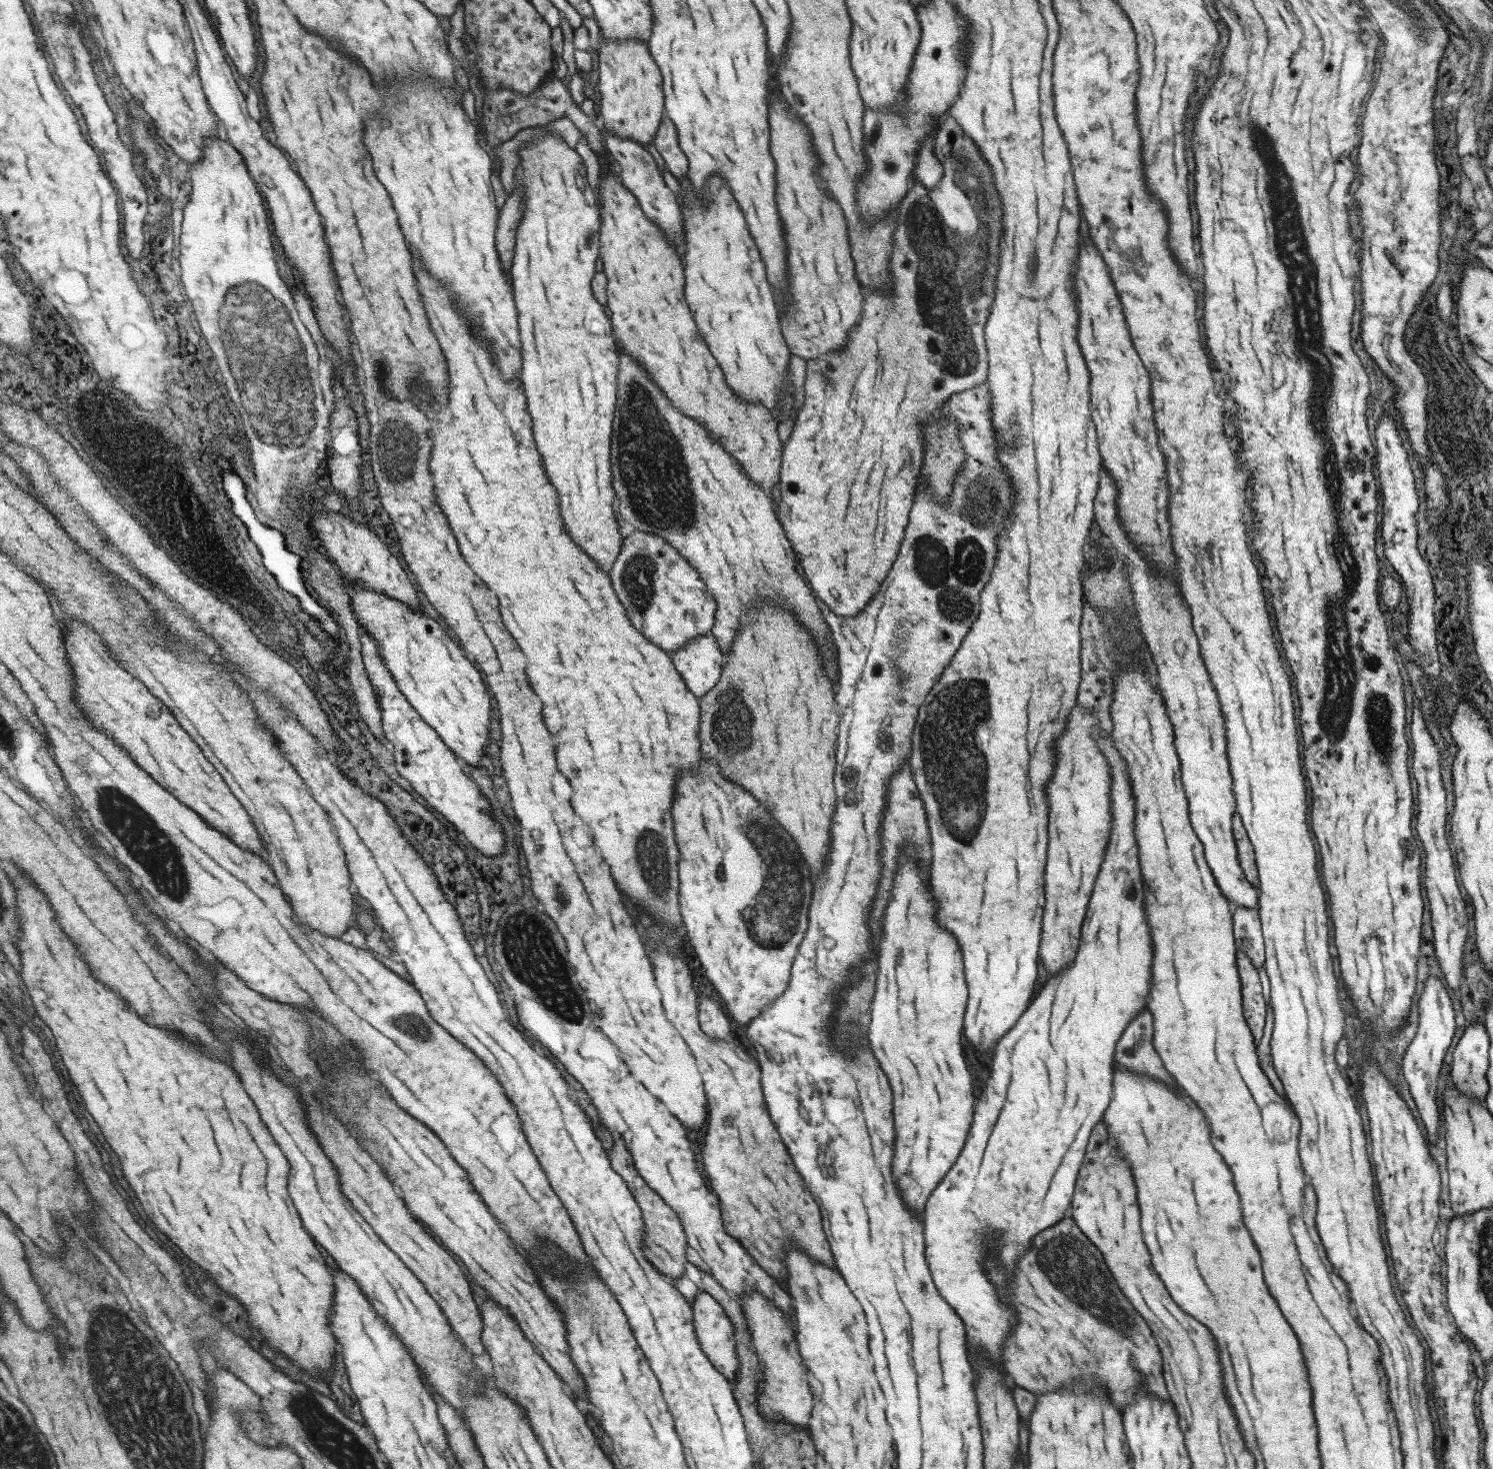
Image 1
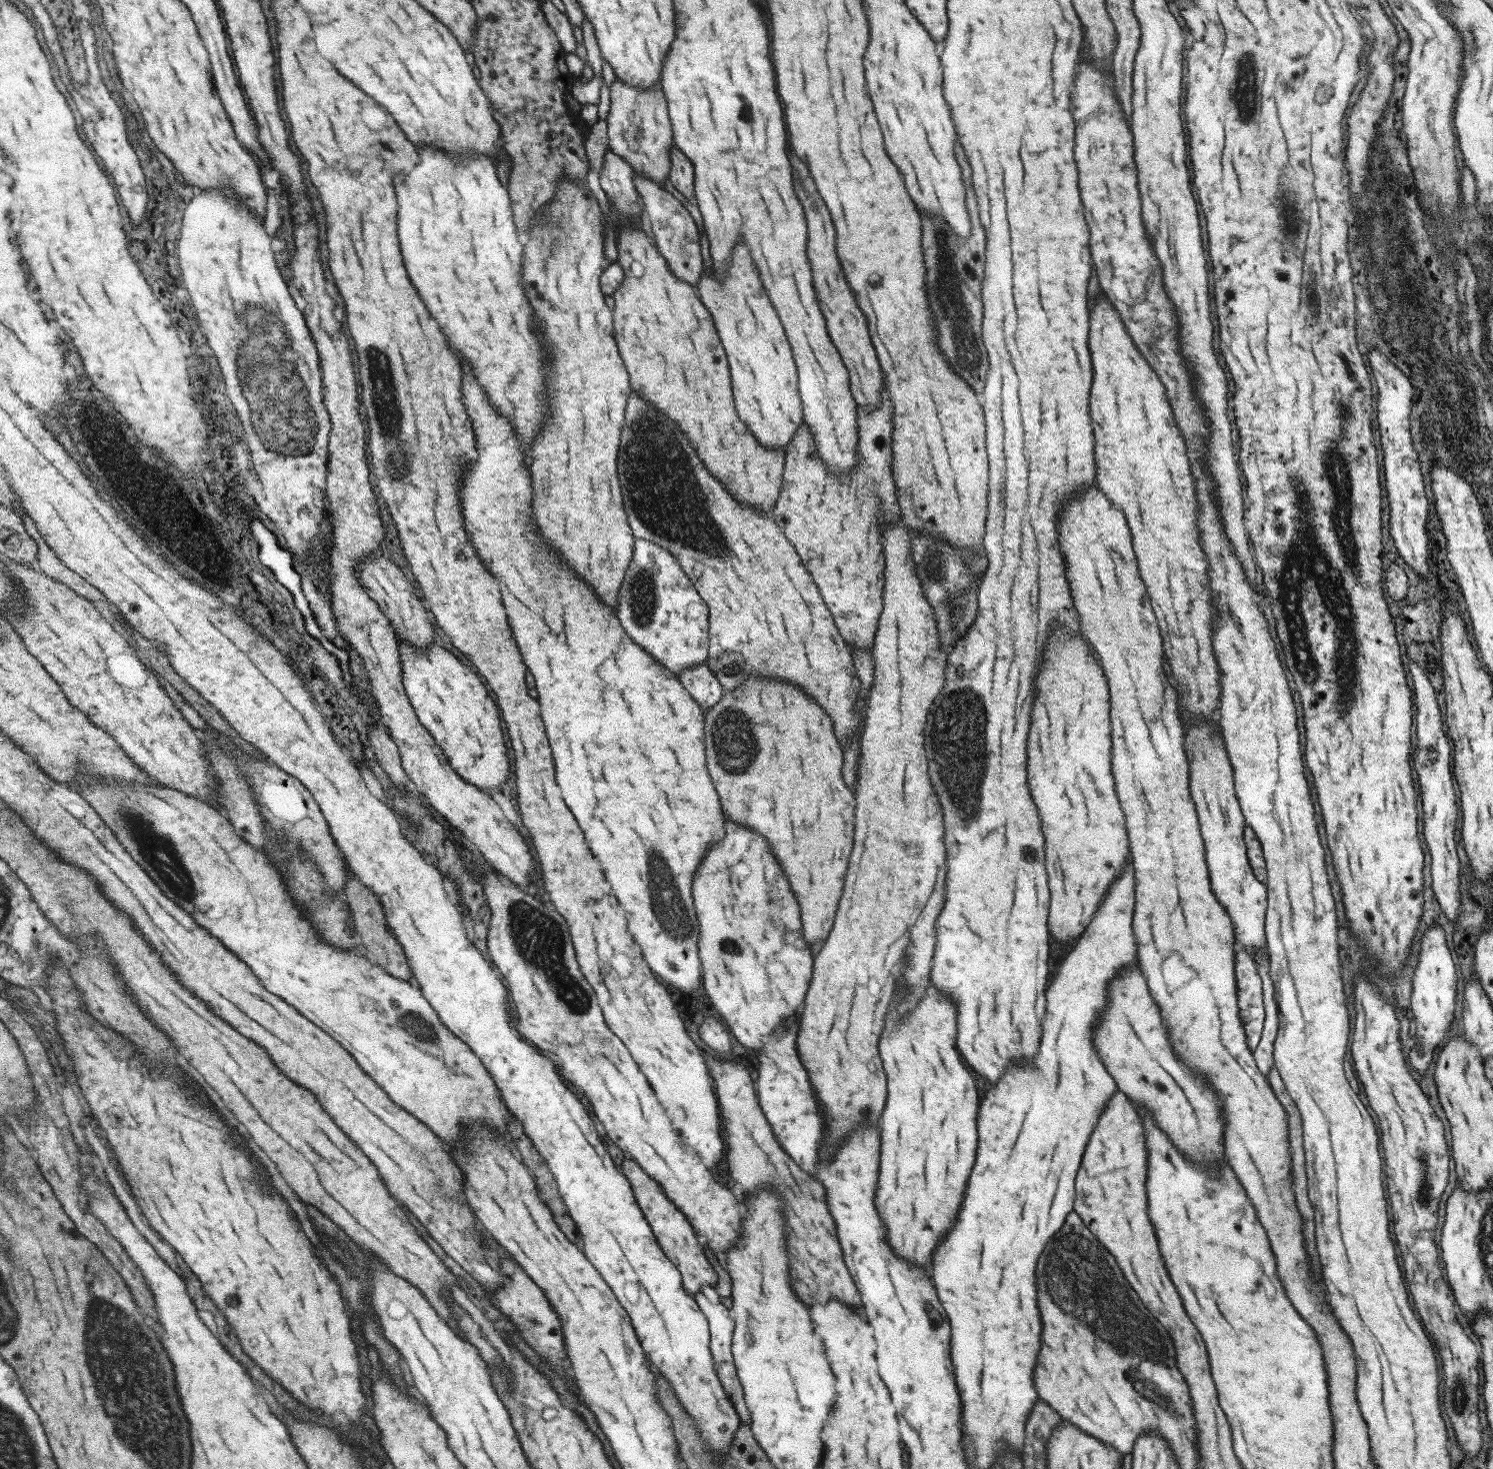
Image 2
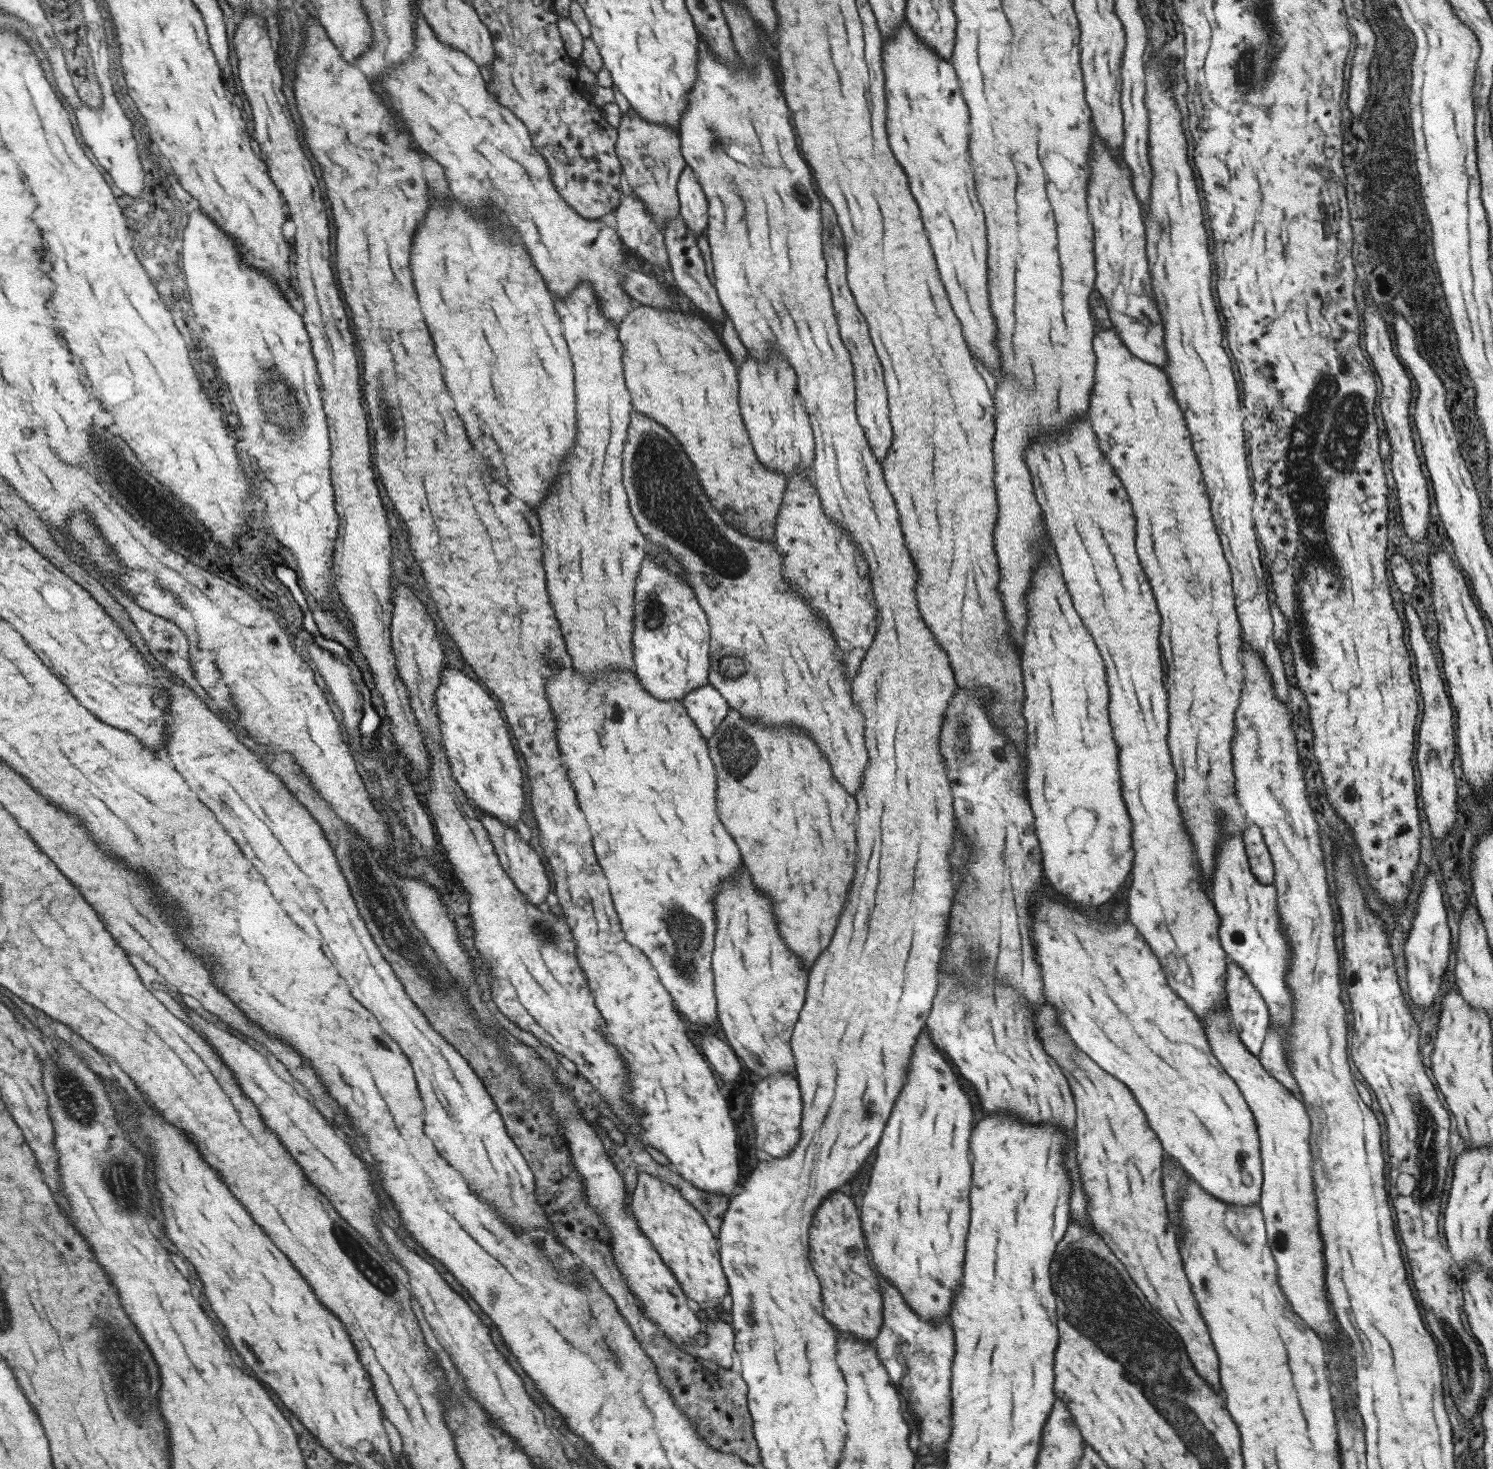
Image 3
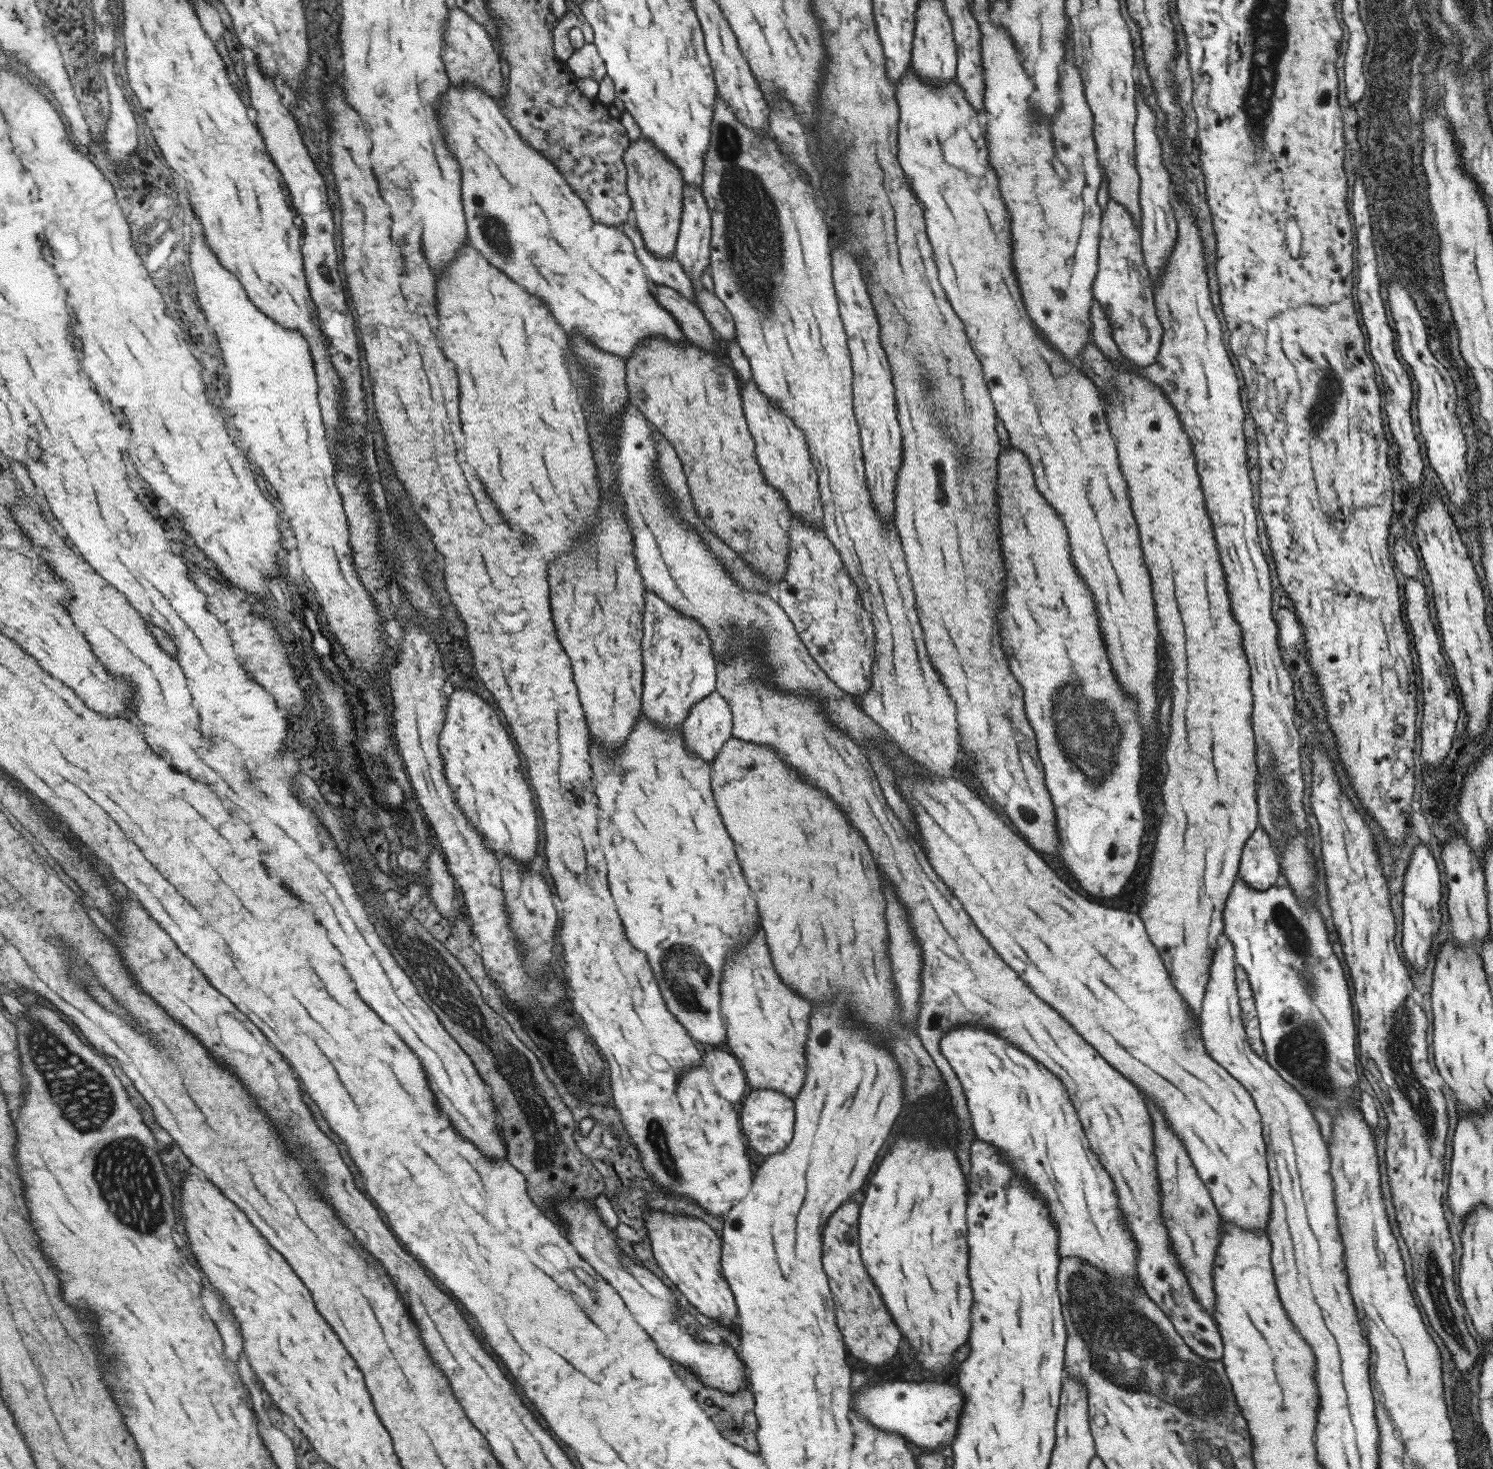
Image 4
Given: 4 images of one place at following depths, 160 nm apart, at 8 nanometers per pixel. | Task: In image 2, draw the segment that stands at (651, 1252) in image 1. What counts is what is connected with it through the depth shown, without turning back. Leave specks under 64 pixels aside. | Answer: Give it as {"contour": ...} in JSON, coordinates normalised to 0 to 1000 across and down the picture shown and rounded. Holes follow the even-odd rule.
{"contour":[[[419,788],[415,792],[415,794],[418,798],[419,802],[423,805],[426,819],[428,820],[429,824],[431,825],[431,829],[435,832],[441,850],[455,865],[457,878],[464,882],[466,880],[469,880],[470,875],[478,877],[480,873],[480,868],[475,861],[476,859],[472,856],[471,853],[472,851],[465,841],[463,835],[460,832],[459,828],[456,827],[456,825],[452,822],[449,817],[447,817],[443,808],[437,803],[435,803],[435,801],[427,794],[425,790]]]}

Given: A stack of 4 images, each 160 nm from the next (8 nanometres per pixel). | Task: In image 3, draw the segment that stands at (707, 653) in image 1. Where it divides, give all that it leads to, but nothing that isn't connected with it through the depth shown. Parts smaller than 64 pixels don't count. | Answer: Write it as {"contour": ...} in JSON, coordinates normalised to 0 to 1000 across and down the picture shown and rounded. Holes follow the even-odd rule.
{"contour":[[[476,466],[466,468],[457,473],[457,480],[466,495],[474,504],[487,486],[487,477]]]}

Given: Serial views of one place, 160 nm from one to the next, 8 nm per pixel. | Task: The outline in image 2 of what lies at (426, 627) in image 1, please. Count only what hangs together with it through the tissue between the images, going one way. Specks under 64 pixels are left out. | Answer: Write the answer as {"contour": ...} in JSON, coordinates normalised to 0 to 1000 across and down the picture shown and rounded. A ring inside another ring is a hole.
{"contour":[[[268,438],[269,450],[273,473],[275,477],[281,491],[287,496],[291,505],[295,507],[298,513],[301,516],[306,526],[315,533],[322,535],[324,538],[336,536],[341,530],[341,516],[340,516],[340,504],[336,494],[336,486],[332,474],[328,472],[322,460],[319,460],[314,453],[311,453],[303,444],[291,438],[287,442],[280,442],[275,438]]]}

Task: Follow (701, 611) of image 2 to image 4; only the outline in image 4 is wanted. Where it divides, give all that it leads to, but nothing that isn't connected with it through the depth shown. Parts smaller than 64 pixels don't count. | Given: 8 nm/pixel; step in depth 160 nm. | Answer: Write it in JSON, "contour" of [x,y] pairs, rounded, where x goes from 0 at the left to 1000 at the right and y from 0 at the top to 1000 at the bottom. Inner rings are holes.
{"contour":[[[432,402],[429,438],[431,448],[430,485],[443,498],[456,498],[461,481],[479,471],[480,458],[475,432],[465,421],[454,417],[437,402]]]}

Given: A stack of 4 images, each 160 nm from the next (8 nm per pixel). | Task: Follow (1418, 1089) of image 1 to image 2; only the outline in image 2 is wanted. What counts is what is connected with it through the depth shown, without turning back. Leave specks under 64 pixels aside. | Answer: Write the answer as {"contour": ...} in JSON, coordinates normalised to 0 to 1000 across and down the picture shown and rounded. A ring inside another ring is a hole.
{"contour":[[[957,631],[952,638],[950,652],[946,661],[944,686],[948,695],[947,711],[942,716],[942,725],[950,731],[954,730],[956,724],[960,720],[962,712],[967,711],[971,698],[973,696],[975,688],[975,674],[976,664],[972,654],[972,650],[968,643],[968,636],[965,631]]]}

